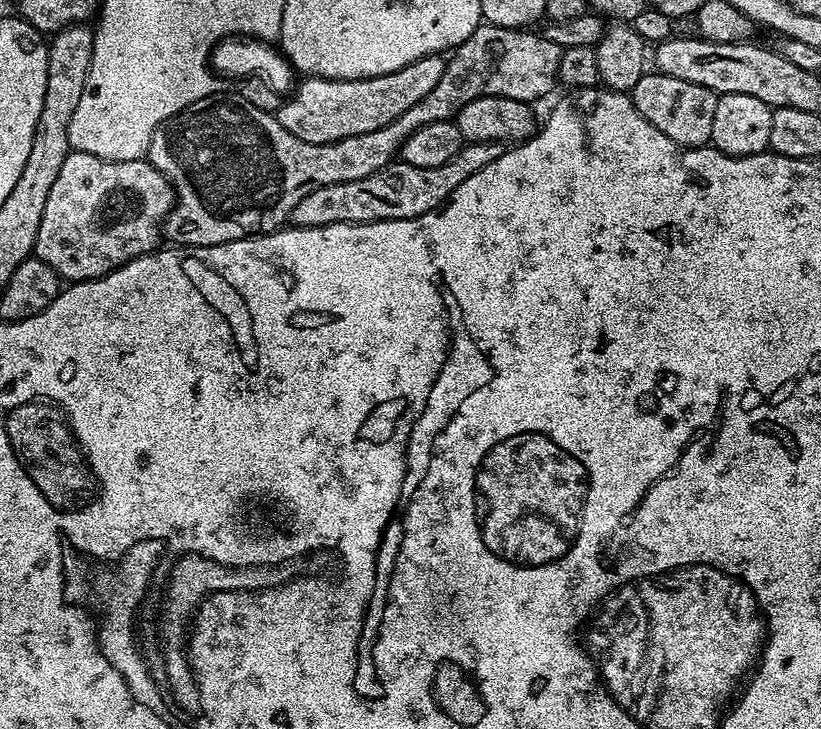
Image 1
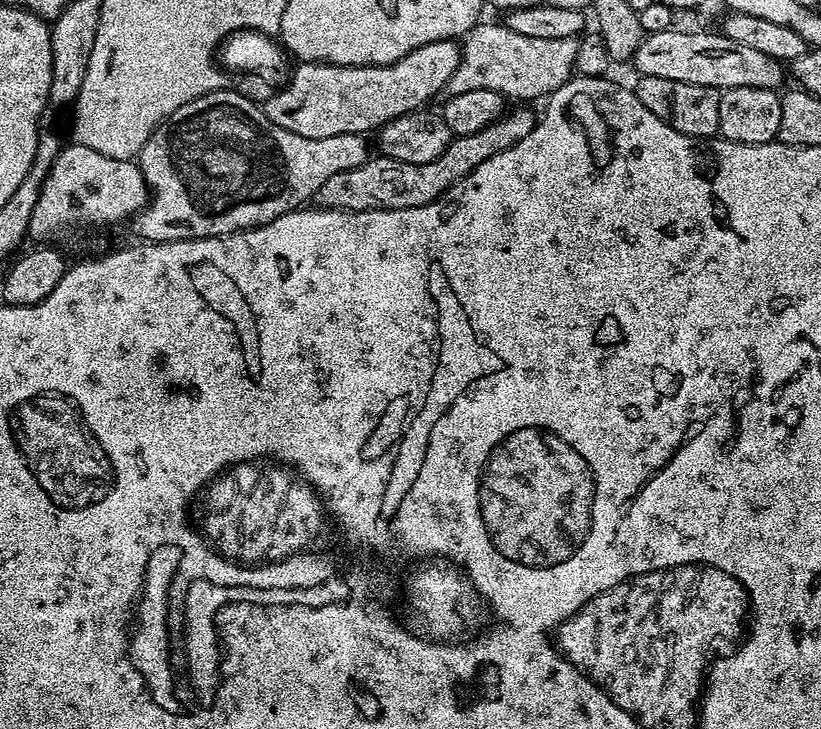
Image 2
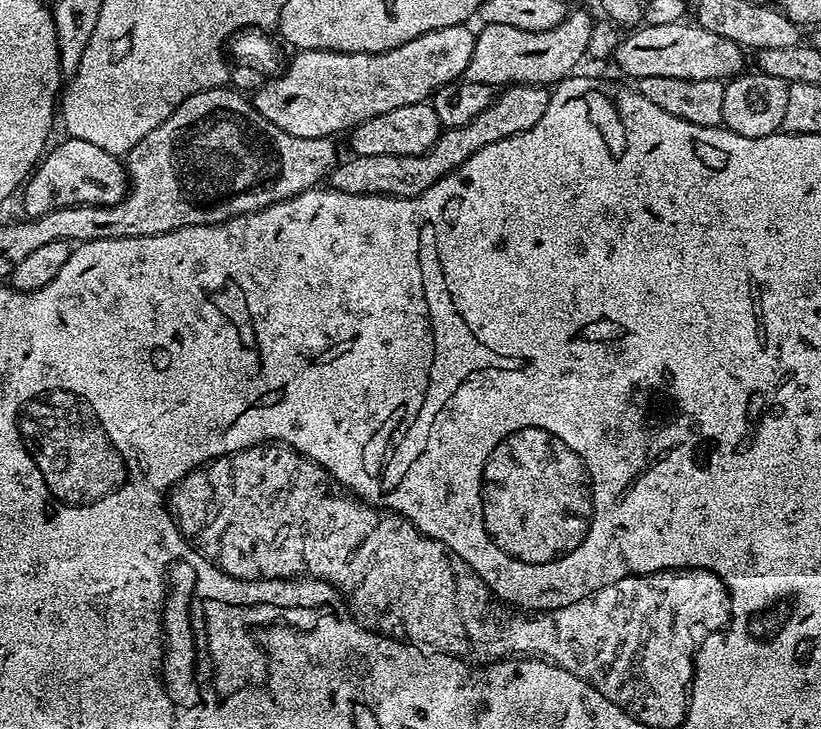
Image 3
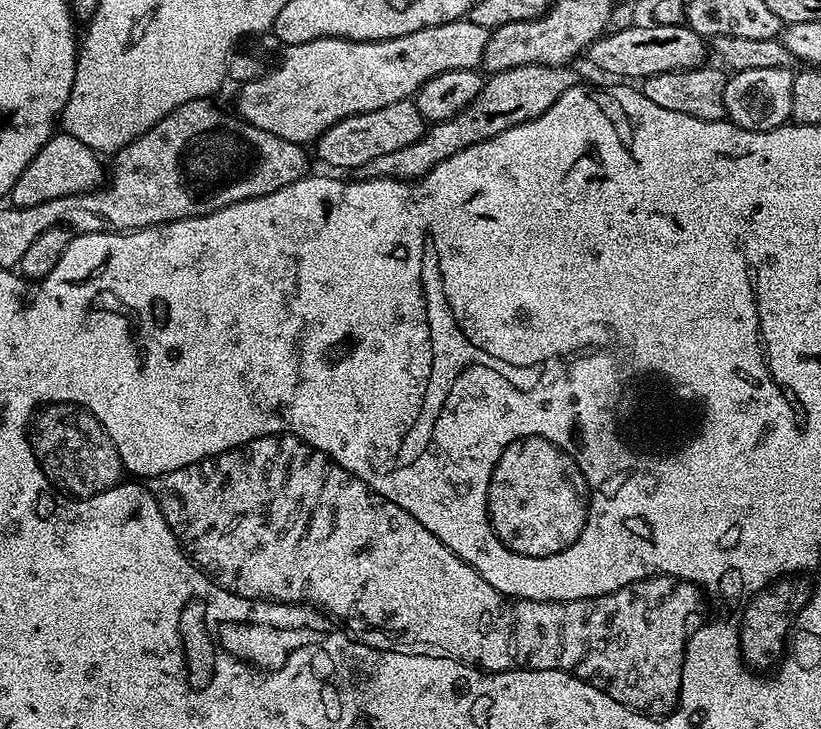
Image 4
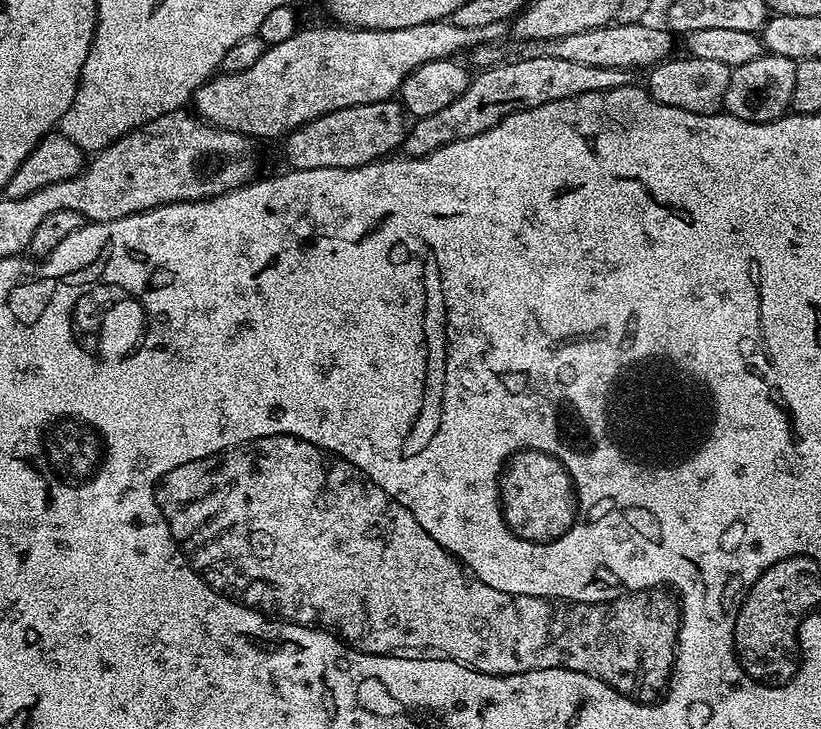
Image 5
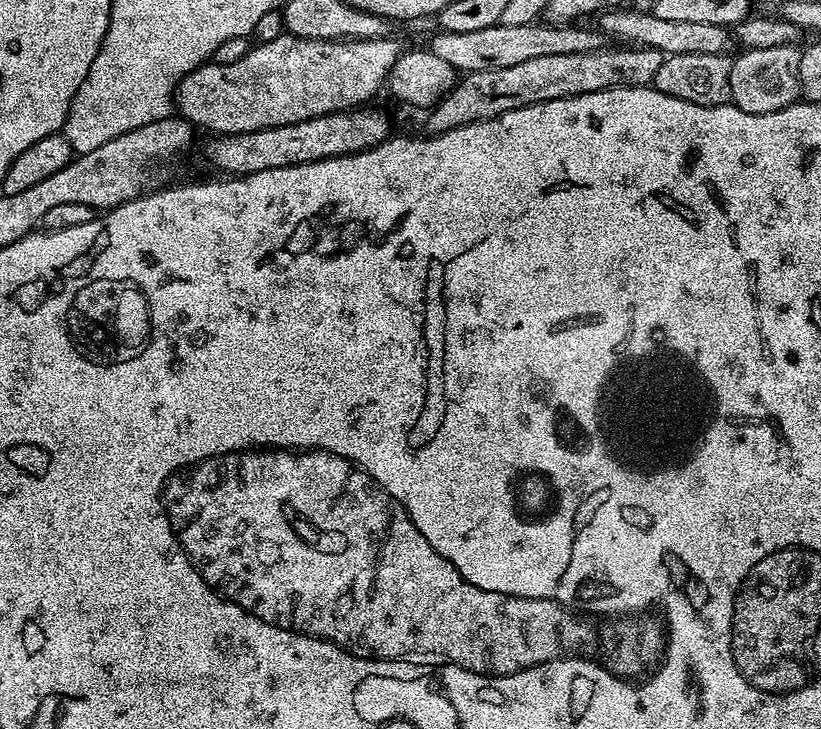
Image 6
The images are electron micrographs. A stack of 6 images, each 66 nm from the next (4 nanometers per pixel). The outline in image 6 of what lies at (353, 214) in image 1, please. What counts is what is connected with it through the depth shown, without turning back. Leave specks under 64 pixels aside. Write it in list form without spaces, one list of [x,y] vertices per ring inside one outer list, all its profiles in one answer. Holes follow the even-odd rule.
[[[602,46],[593,52],[582,54],[542,54],[542,58],[530,58],[526,62],[518,62],[518,66],[502,66],[502,70],[478,70],[461,75],[446,96],[436,103],[427,113],[429,133],[454,130],[458,126],[473,124],[479,120],[489,120],[522,106],[537,104],[543,100],[557,100],[578,94],[601,92],[607,88],[642,88],[651,85],[654,74],[658,74],[658,66],[662,66],[665,53],[657,48],[641,48],[639,46]]]

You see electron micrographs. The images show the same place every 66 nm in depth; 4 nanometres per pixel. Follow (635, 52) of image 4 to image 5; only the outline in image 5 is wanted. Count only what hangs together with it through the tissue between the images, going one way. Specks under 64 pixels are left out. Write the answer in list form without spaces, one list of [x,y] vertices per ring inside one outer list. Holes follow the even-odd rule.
[[[648,22],[632,25],[613,23],[607,28],[582,30],[582,34],[570,34],[557,40],[533,40],[519,45],[519,59],[526,58],[566,58],[566,62],[579,62],[582,66],[602,66],[603,68],[651,69],[662,60],[673,55],[671,31],[663,27],[651,28]]]

